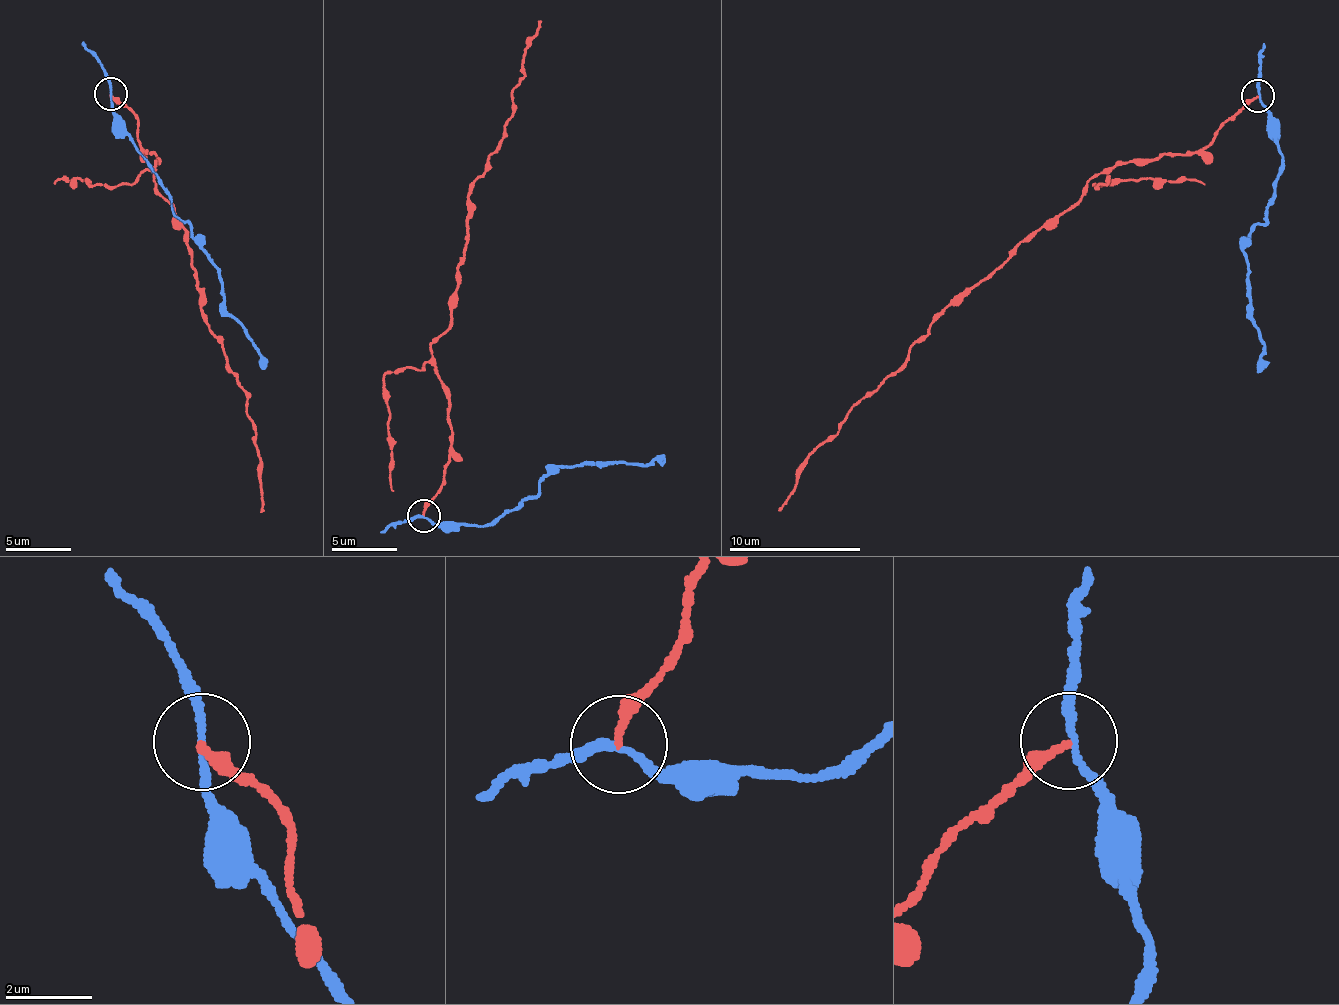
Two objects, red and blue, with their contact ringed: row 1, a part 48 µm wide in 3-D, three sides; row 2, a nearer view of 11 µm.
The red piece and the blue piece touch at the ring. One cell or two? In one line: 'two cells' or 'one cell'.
two cells

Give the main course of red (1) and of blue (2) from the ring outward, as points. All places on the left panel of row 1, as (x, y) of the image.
1: (111, 93), (131, 106), (141, 143), (160, 157), (157, 190), (187, 230), (201, 310), (249, 400), (261, 513)
2: (111, 93), (114, 122), (205, 248), (223, 307), (254, 343), (264, 370)

